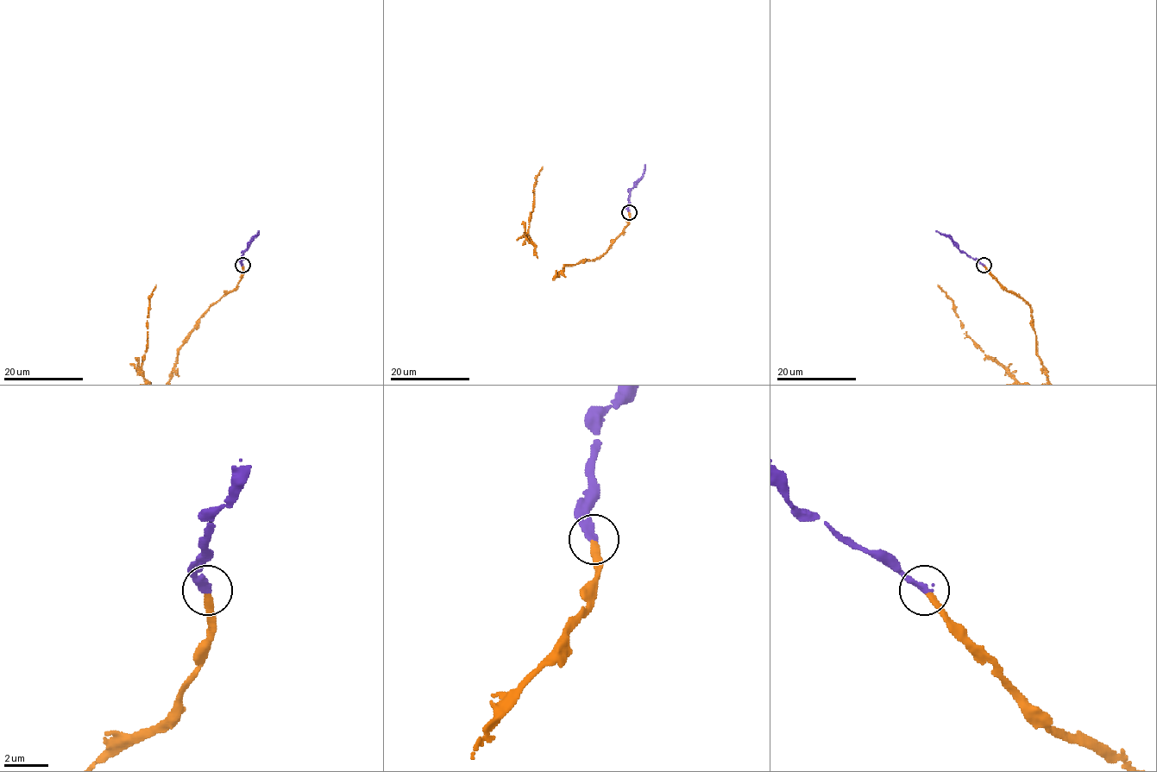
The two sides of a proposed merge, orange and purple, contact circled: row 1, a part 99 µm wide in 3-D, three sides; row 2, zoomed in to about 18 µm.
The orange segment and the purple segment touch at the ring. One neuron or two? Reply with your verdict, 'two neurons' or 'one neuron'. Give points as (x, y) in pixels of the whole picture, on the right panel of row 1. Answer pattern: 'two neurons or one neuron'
one neuron

